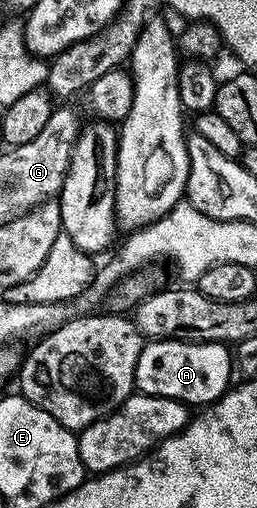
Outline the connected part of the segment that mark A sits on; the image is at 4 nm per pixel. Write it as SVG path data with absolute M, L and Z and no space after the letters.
M151 339L144 344L141 359L137 359L135 387L141 393L177 399L191 407L206 407L227 392L232 384L231 373L233 353L221 343Z

